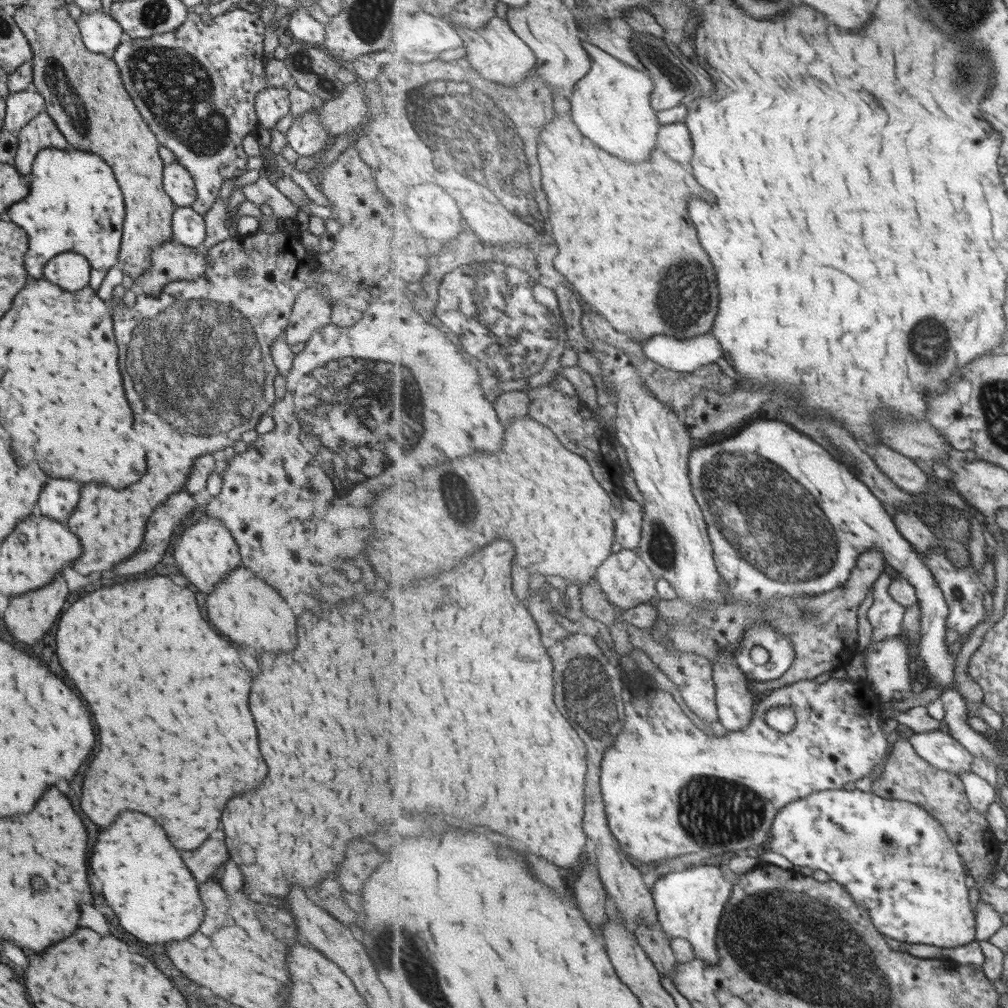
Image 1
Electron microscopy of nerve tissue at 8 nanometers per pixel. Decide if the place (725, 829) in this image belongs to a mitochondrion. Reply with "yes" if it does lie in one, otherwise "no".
yes

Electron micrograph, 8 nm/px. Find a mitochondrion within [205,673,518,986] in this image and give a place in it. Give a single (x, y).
(391, 933)

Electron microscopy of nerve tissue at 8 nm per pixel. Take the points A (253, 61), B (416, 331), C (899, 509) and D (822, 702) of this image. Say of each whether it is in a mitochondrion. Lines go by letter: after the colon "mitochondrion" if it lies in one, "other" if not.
A: other
B: other
C: other
D: other

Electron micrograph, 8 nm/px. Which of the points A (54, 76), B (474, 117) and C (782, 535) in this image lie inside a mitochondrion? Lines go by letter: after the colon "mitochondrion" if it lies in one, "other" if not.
A: mitochondrion
B: mitochondrion
C: mitochondrion

